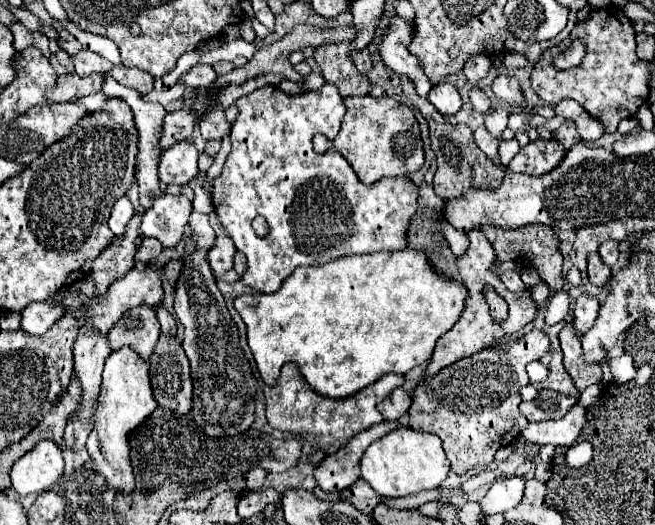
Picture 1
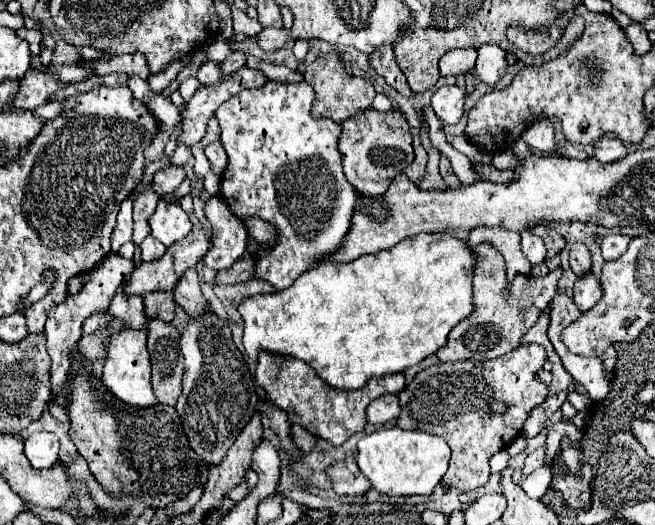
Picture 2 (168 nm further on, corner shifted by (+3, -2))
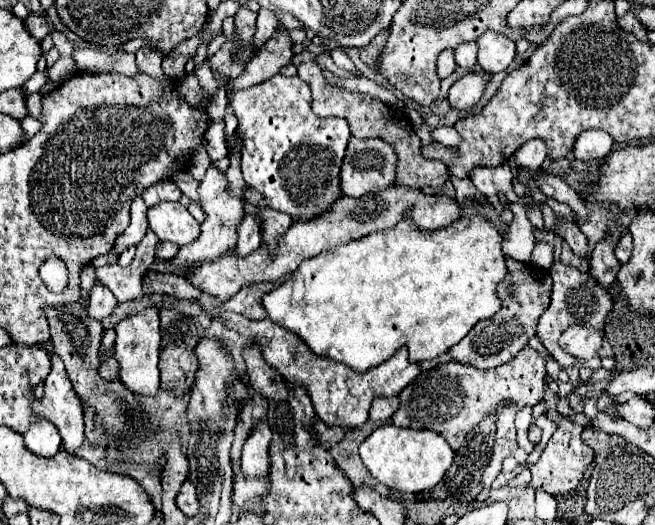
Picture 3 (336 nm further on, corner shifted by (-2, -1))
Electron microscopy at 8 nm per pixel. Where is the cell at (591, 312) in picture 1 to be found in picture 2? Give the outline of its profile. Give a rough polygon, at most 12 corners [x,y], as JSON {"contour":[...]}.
{"contour":[[593,271],[575,281],[573,299],[589,311],[601,299],[603,287]]}

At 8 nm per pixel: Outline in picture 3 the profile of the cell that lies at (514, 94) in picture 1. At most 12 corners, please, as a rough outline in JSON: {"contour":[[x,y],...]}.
{"contour":[[484,32],[478,64],[488,74],[504,72],[516,56],[506,36]]}

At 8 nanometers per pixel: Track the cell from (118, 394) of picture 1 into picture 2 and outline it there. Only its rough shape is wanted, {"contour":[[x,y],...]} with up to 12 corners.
{"contour":[[123,329],[107,345],[103,383],[133,407],[157,403],[147,331]]}

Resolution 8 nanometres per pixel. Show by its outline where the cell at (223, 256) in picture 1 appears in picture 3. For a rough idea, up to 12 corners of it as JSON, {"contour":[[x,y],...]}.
{"contour":[[250,214],[238,224],[236,256],[260,246],[260,226]]}

